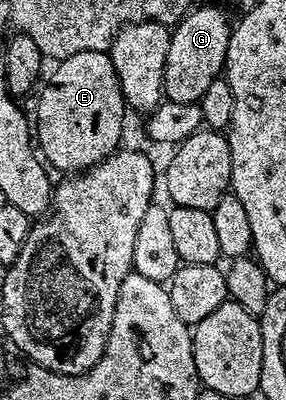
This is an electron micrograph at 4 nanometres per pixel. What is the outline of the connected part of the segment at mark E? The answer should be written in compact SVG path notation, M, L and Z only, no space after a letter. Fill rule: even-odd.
M104 50L75 52L75 56L62 58L54 66L57 67L49 83L47 78L40 87L37 118L35 114L35 142L44 161L54 171L88 170L122 145L121 133L125 130L127 107L119 76Z

